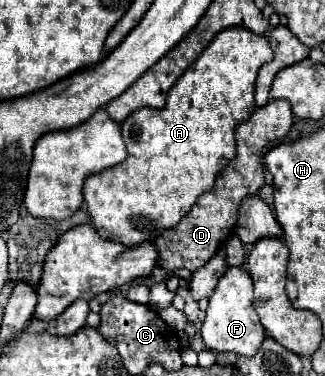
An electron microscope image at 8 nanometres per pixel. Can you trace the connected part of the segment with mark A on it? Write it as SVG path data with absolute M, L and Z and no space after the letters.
M238 26L224 28L170 88L164 108L142 108L132 112L122 122L122 138L128 158L110 172L92 174L84 182L84 200L88 204L88 212L92 214L92 224L104 240L114 240L122 246L136 246L148 240L154 242L162 230L180 222L202 192L208 192L214 186L218 172L236 154L234 128L254 112L256 74L260 66L270 60L272 48L266 34L256 34Z

